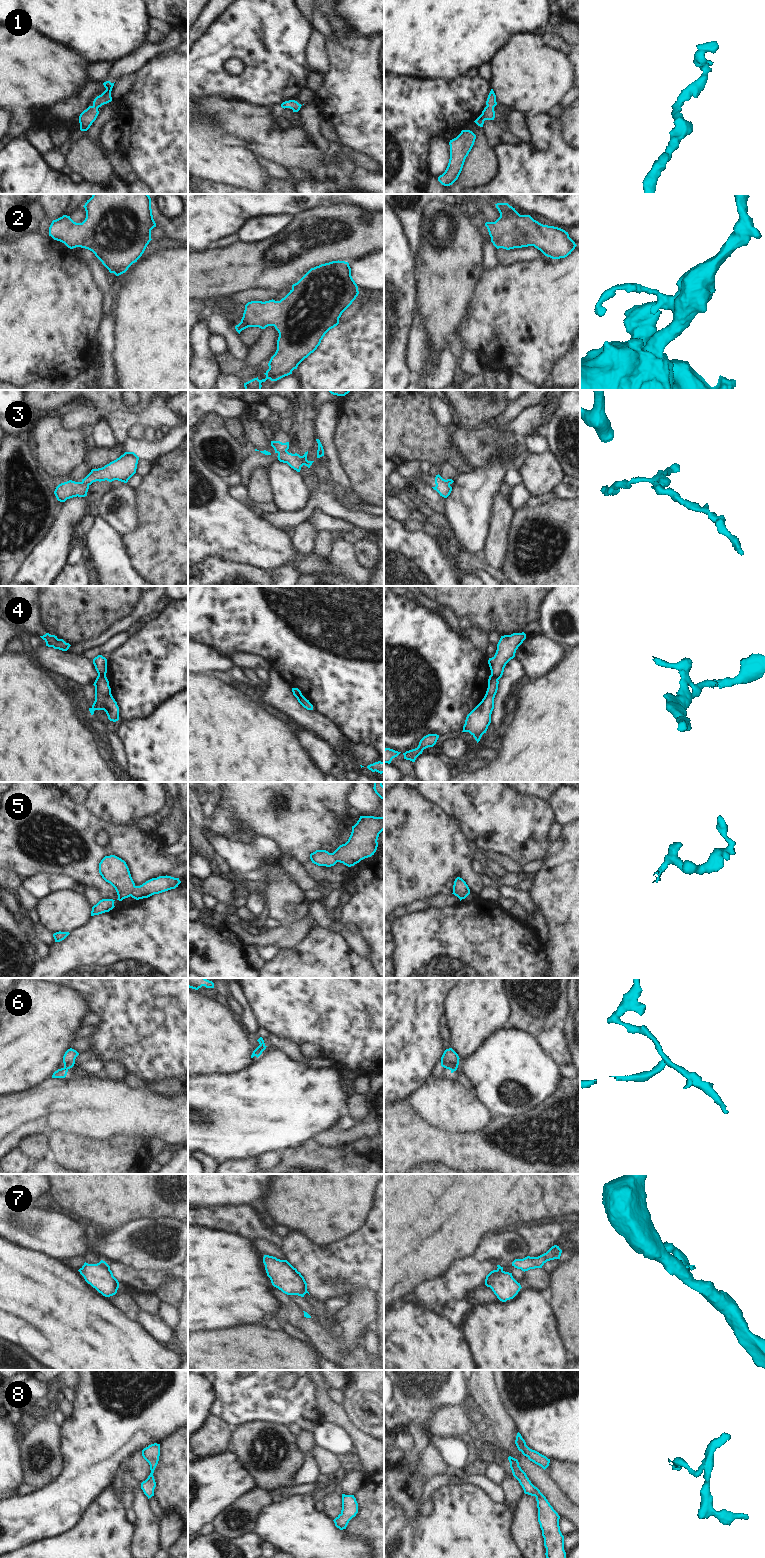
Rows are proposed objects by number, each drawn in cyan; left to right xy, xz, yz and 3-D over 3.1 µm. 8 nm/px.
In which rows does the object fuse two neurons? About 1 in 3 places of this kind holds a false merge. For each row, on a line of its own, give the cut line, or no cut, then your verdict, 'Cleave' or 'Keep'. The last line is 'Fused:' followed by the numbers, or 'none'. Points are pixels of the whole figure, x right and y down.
1: No split. Keep
2: No split. Keep
3: Split along xz (286, 450), (278, 453). Cleave
4: Split along xy (98, 674), (105, 676). Cleave
5: No split. Keep
6: Split along xy (64, 1067), (67, 1069). Cleave
7: Split along yz (497, 1269), (502, 1270). Cleave
8: No split. Keep
Fused: 3, 4, 6, 7.

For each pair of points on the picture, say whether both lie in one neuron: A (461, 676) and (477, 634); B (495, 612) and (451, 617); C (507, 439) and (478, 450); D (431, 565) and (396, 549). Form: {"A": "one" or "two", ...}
{"A": "two", "B": "two", "C": "one", "D": "one"}

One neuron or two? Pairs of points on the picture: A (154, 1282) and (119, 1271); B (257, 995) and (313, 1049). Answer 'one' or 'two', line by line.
A: one
B: two

